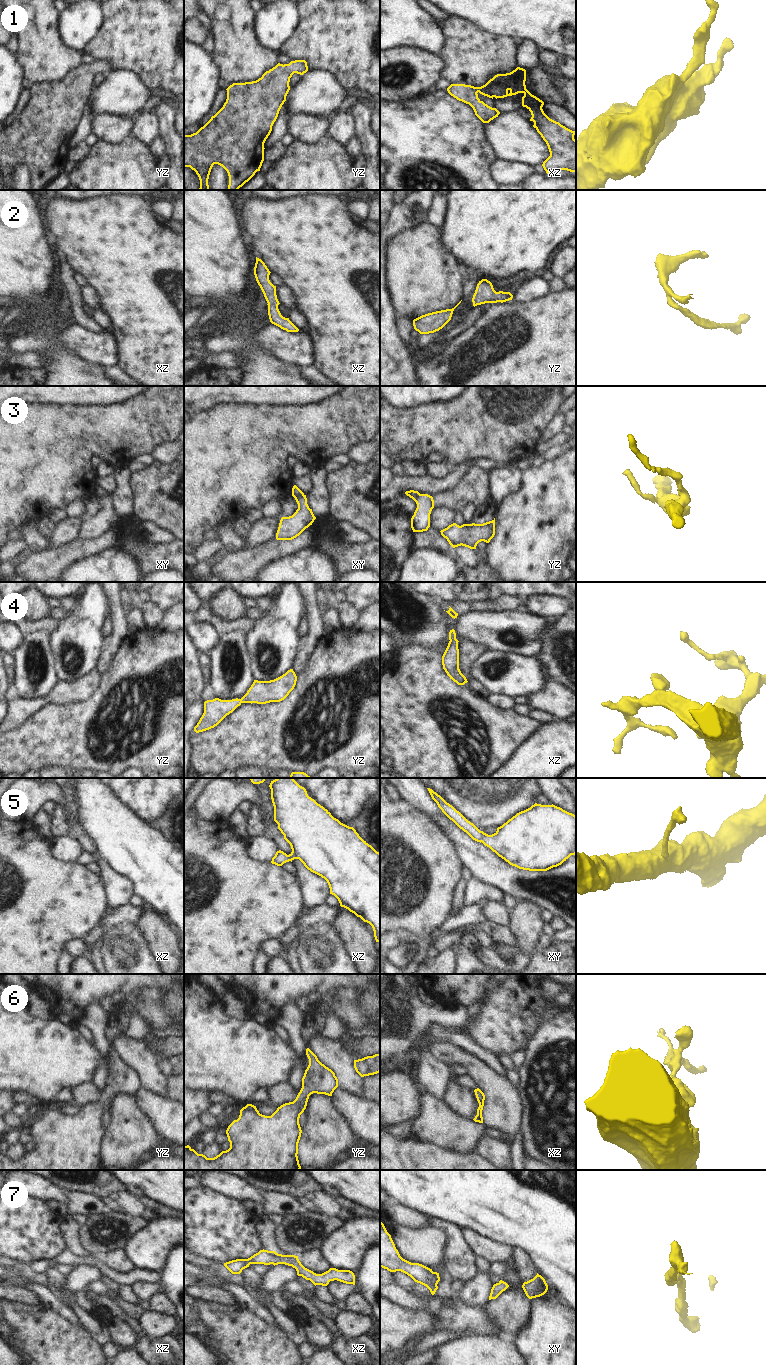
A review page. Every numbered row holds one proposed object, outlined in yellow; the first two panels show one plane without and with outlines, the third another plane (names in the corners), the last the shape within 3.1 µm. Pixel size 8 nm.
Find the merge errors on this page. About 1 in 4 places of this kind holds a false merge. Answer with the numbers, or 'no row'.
3

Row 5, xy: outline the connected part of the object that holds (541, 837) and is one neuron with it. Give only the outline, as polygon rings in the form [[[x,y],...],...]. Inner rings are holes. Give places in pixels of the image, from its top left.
[[[430,788],[427,789],[432,799],[450,820],[473,840],[482,842],[512,866],[529,871],[547,871],[576,854],[576,816],[560,807],[535,803],[498,827],[494,834],[488,835],[480,831],[440,795]]]

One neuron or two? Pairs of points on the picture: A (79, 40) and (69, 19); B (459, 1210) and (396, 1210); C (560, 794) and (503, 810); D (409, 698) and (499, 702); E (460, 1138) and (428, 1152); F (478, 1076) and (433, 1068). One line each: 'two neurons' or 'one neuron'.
A: one neuron
B: two neurons
C: two neurons
D: two neurons
E: two neurons
F: two neurons

